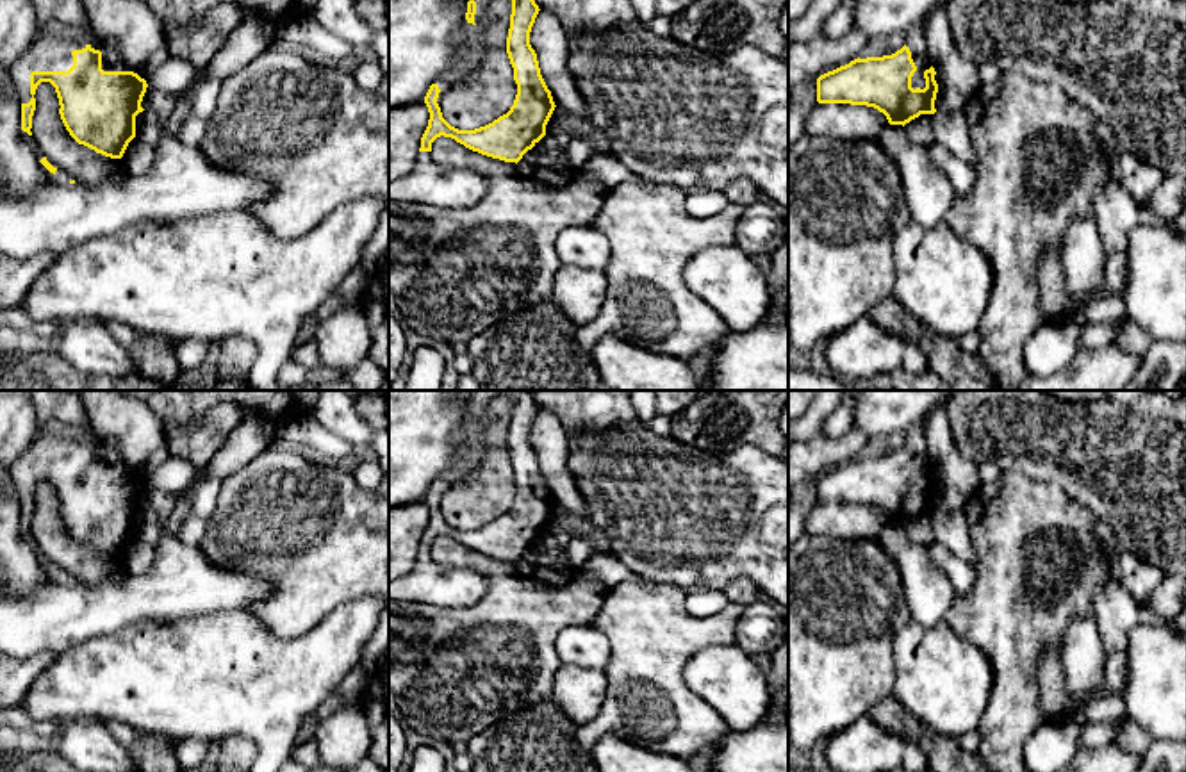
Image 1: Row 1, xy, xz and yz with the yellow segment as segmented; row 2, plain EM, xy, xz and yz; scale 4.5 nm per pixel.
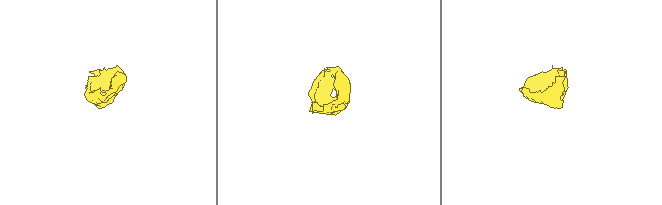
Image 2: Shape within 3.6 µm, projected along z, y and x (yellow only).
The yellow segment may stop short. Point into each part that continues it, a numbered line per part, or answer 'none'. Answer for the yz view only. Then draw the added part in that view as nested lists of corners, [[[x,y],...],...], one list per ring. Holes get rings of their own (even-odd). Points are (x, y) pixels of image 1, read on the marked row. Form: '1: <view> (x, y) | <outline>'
1: yz (915, 36) | [[[926,21],[913,23],[906,30],[906,46],[910,48],[911,59],[917,66],[917,71],[911,77],[911,87],[924,89],[926,87],[924,71],[931,68],[931,61],[927,55],[927,41],[926,41]]]

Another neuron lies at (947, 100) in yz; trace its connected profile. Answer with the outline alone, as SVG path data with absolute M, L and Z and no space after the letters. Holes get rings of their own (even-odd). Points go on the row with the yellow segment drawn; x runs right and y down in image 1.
M940 86L935 100L935 109L942 112L961 112L967 105L967 98L963 98L958 91Z

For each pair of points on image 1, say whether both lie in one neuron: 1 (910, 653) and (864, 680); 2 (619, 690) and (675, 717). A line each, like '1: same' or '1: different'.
1: different
2: same

